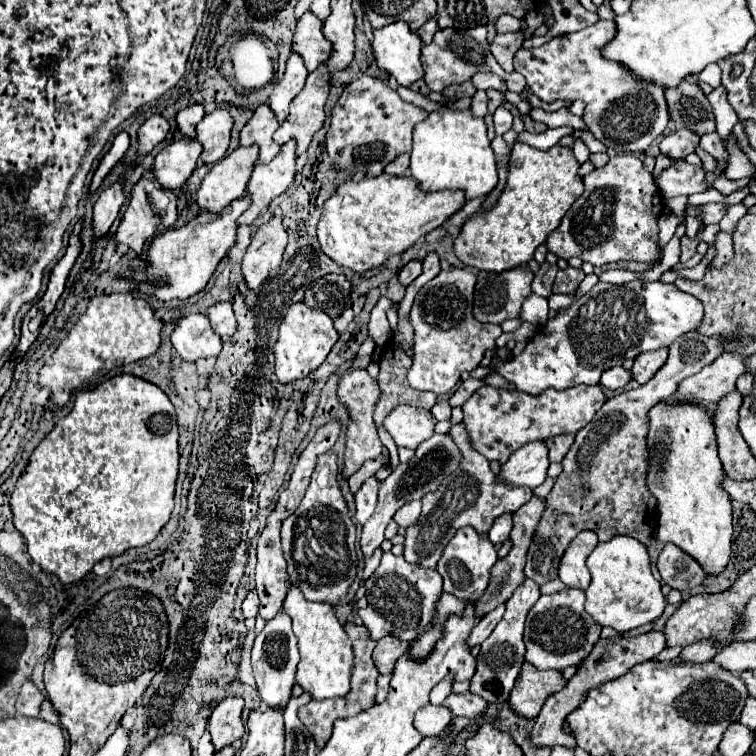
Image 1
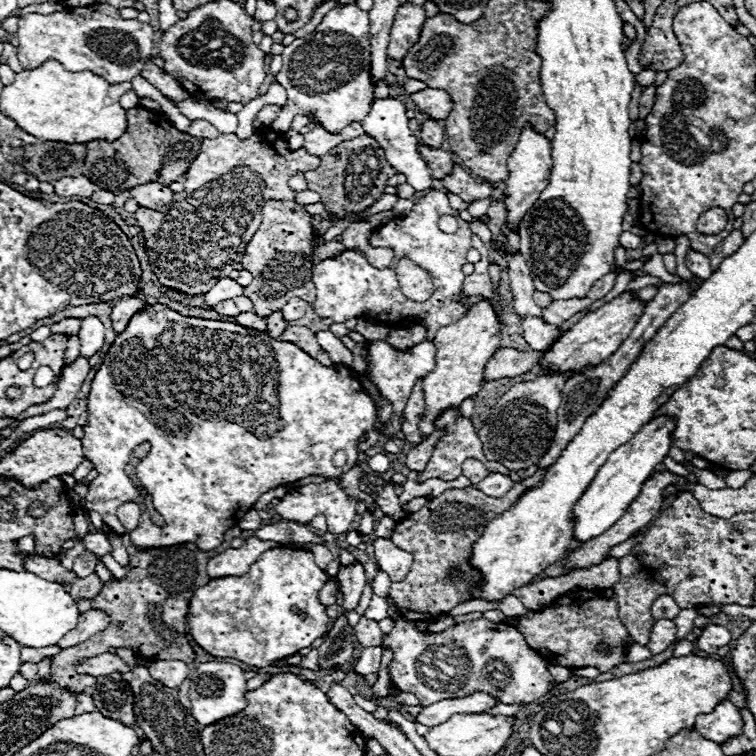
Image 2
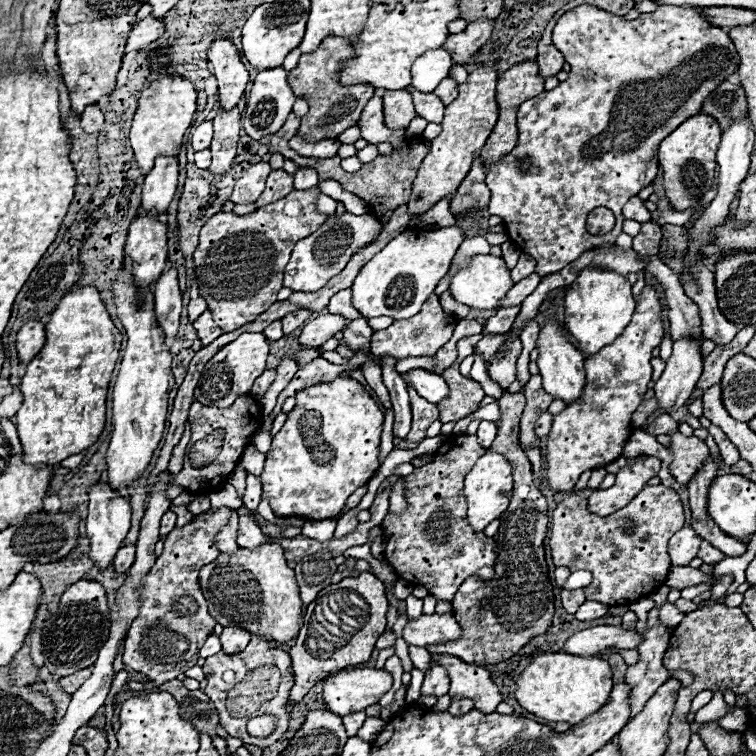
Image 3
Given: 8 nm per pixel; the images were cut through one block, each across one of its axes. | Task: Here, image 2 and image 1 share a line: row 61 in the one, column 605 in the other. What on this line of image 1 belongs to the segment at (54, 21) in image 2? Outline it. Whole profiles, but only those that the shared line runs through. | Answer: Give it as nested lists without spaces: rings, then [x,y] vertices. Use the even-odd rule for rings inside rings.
[[[606,20],[604,26],[588,26],[580,32],[556,36],[540,48],[520,48],[514,56],[514,70],[526,78],[532,94],[544,102],[586,102],[582,118],[594,138],[612,154],[640,154],[664,134],[670,120],[668,104],[664,88],[650,80],[636,80],[632,72],[624,72],[620,64],[600,56],[600,48],[604,48],[612,36],[616,36],[616,22]]]

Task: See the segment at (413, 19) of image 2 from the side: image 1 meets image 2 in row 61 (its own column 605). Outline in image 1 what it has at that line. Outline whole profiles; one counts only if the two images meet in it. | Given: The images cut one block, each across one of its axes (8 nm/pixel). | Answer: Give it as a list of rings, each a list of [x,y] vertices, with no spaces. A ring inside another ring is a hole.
[[[482,386],[464,404],[464,422],[472,438],[472,446],[488,460],[504,464],[520,446],[536,440],[548,440],[558,434],[576,434],[602,408],[606,396],[600,386],[578,386],[570,390],[544,390],[538,396],[518,390],[502,390]]]

